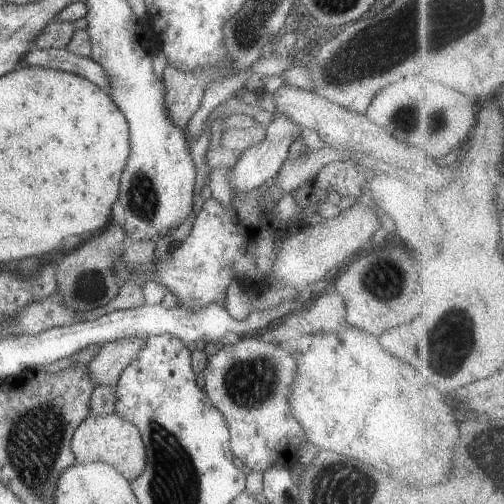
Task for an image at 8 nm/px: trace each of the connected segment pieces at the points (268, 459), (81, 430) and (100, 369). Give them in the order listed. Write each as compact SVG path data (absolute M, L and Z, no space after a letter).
M263 331L245 335L233 345L223 346L221 350L206 359L203 372L205 396L226 421L231 453L251 471L263 473L273 464L292 469L299 460L297 450L299 444L306 440L306 436L303 428L289 414L289 404L287 404L297 354L299 352L285 352L279 344L269 342L267 333Z
M89 414L85 417L73 432L70 448L78 463L99 462L109 464L129 482L137 478L145 469L146 454L141 432L137 430L137 426L127 422L127 420L121 420L115 414Z
M123 337L100 346L99 352L88 363L89 374L95 386L114 386L121 376L121 370L137 356L145 346L147 337Z

